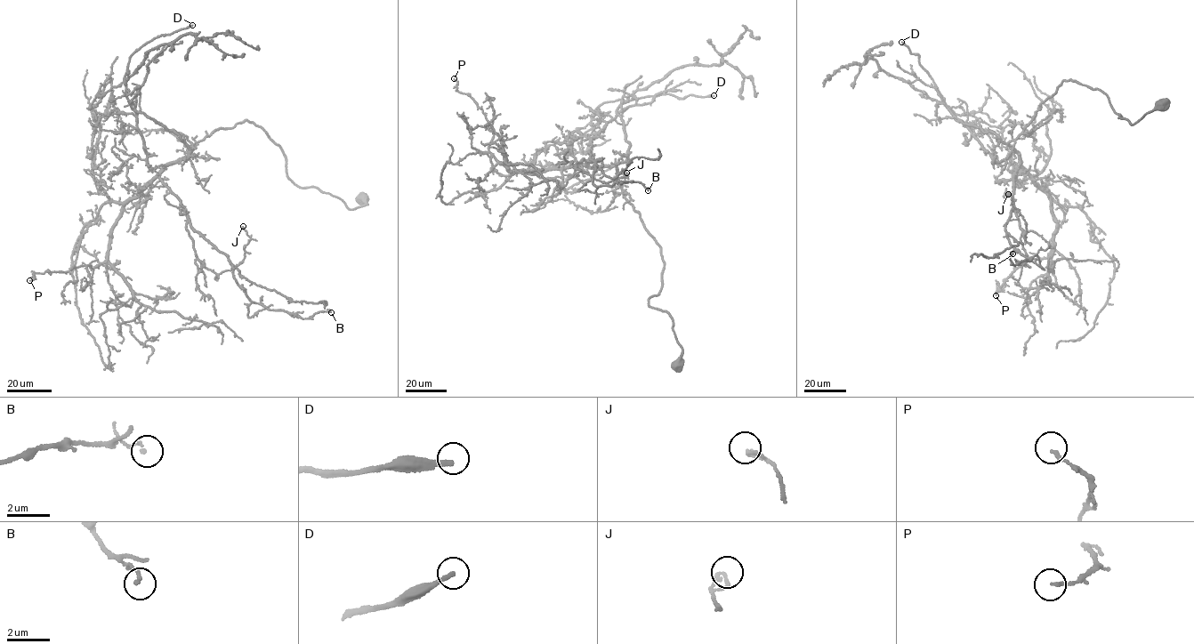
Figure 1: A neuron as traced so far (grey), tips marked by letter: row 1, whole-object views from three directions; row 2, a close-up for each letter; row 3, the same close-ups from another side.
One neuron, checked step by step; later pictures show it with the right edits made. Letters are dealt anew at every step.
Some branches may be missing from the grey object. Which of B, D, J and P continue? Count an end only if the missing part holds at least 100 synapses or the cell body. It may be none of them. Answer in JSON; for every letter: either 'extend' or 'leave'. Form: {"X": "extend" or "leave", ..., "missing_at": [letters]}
{"B": "leave", "D": "extend", "J": "leave", "P": "leave", "missing_at": ["D"]}

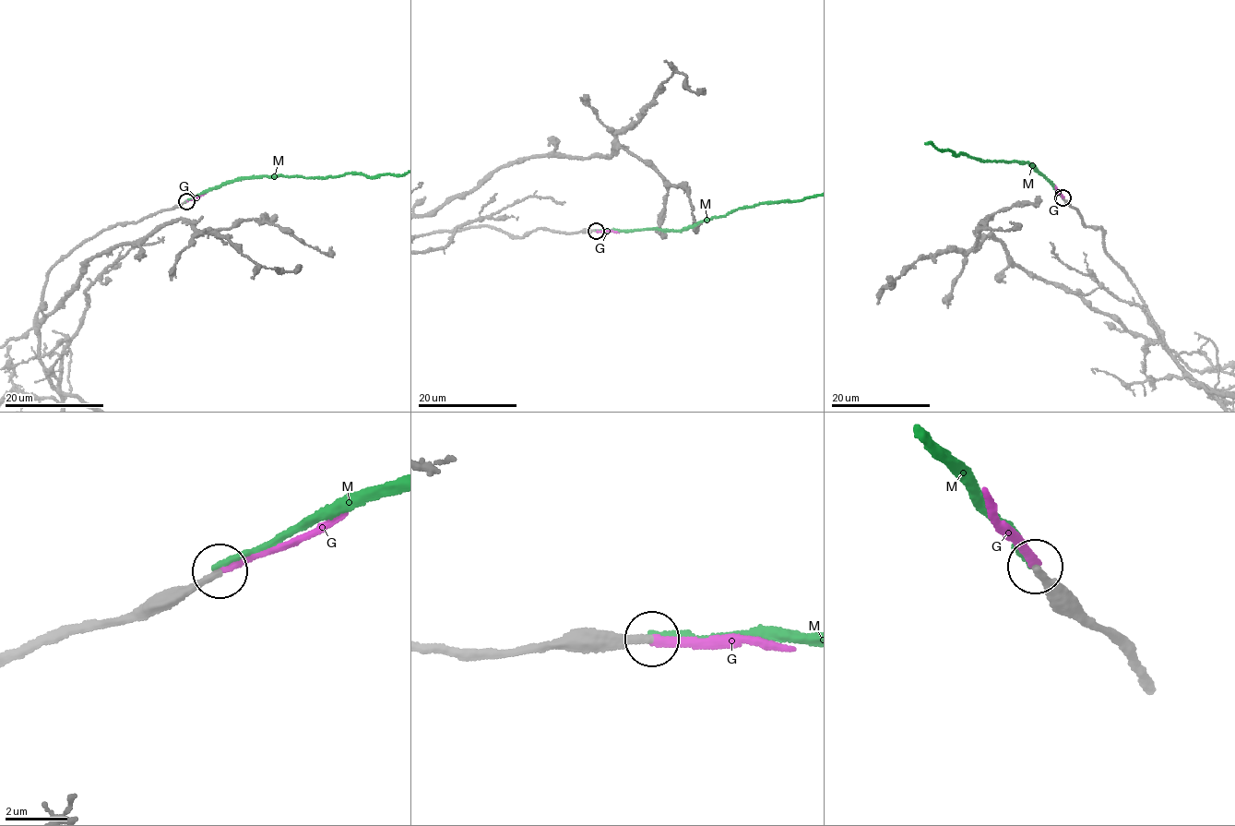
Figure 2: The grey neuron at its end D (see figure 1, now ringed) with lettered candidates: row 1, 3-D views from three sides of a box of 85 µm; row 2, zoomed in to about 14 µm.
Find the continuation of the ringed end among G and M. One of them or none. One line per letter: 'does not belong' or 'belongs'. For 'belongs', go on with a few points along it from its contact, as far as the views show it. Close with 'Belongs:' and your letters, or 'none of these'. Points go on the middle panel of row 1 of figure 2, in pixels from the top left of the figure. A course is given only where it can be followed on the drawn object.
G: belongs; it runs (596, 231), (619, 233)
M: does not belong
Belongs: G

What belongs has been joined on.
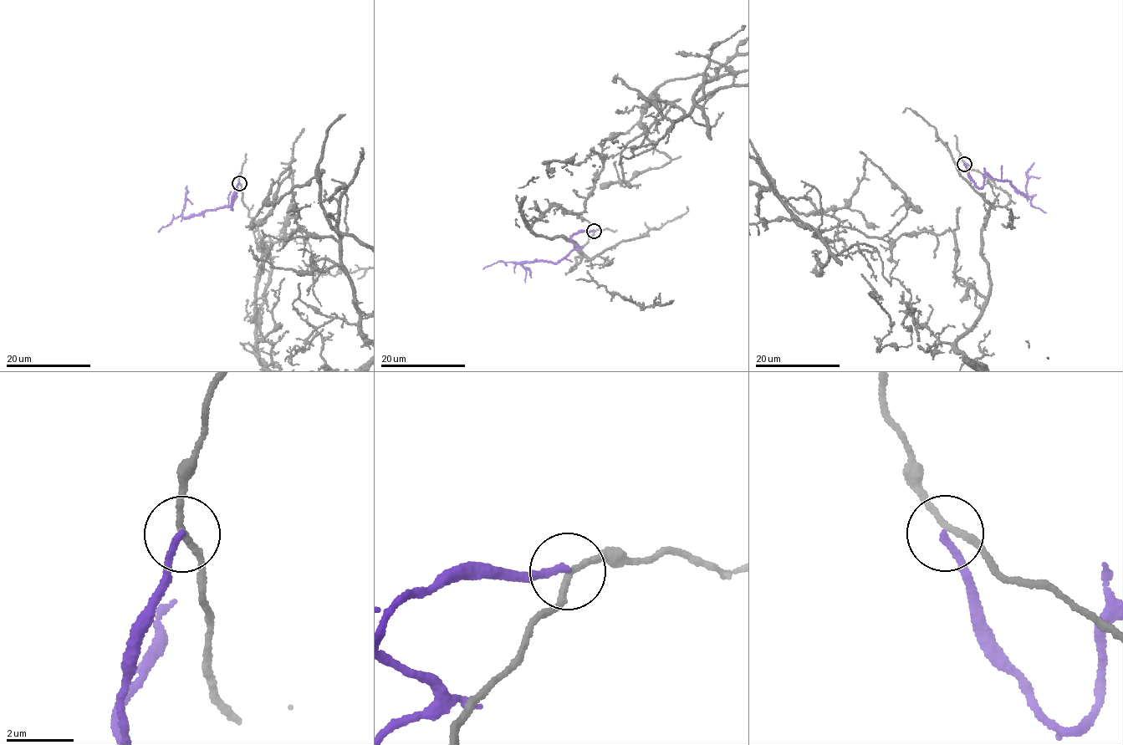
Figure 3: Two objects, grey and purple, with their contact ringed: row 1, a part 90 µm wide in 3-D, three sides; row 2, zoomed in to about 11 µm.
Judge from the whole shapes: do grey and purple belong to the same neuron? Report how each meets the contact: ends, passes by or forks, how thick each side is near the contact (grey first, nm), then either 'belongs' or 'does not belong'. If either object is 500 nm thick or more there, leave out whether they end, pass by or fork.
grey passes by | purple ends | 170/200 nm | does not belong

